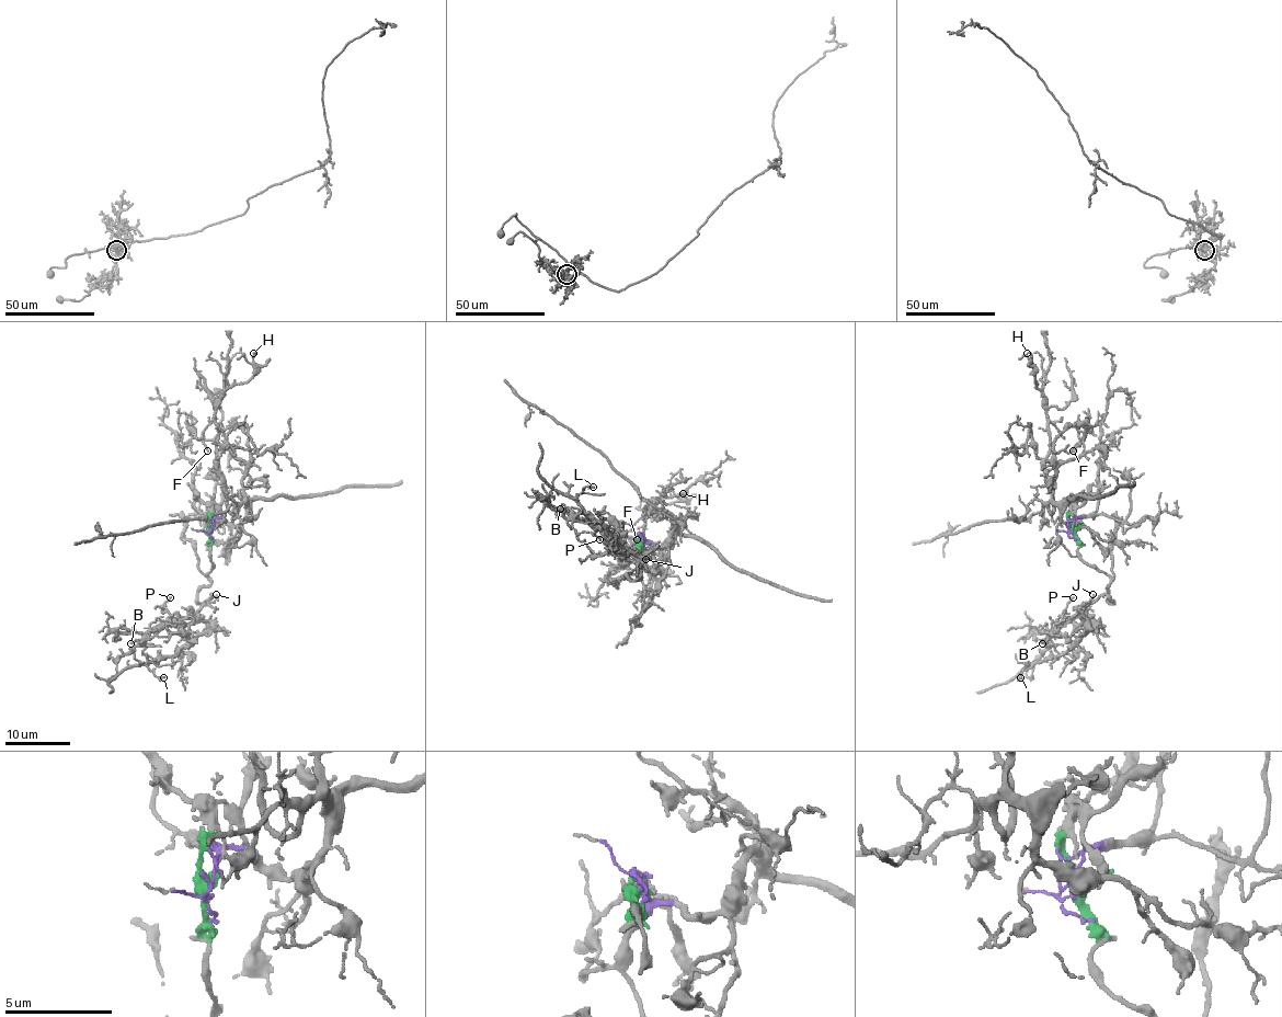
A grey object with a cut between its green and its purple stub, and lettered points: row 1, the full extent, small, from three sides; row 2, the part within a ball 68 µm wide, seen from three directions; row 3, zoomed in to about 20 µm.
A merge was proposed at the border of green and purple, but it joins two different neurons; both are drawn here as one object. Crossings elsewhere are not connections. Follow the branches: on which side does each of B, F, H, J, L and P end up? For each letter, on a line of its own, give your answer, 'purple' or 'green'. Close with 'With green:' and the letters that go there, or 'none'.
B: green
F: purple
H: purple
J: green
L: green
P: green
With green: B, J, L, P

